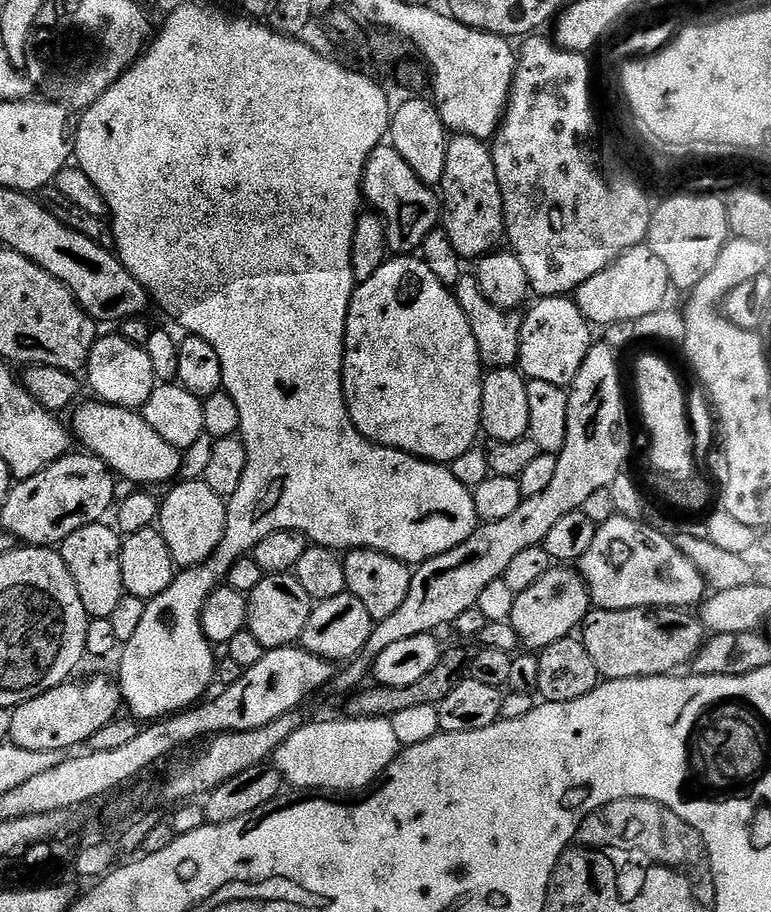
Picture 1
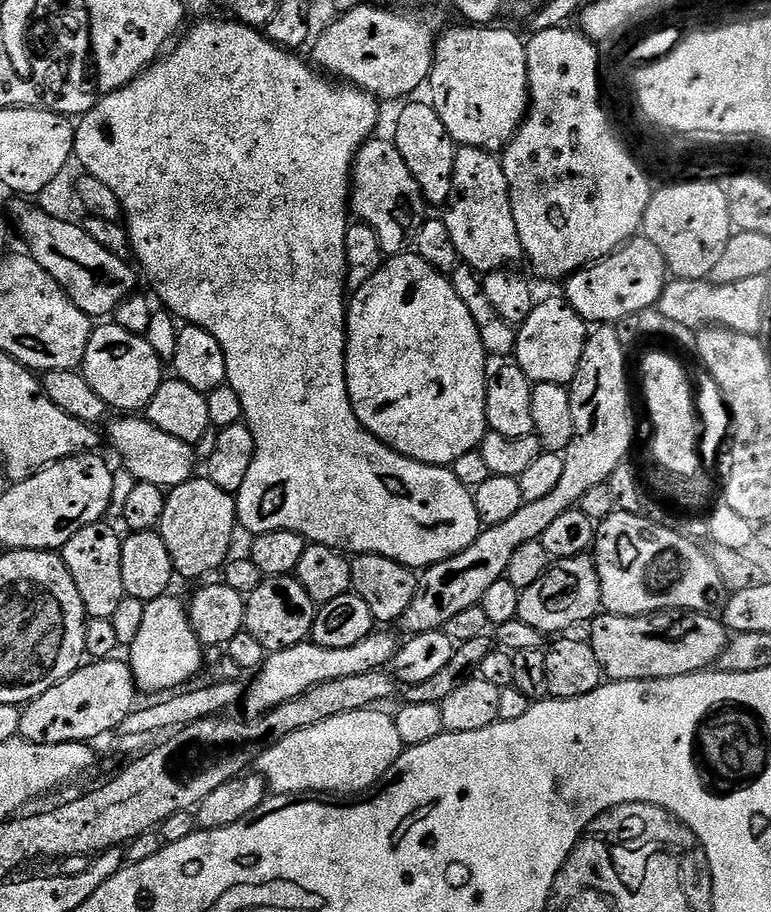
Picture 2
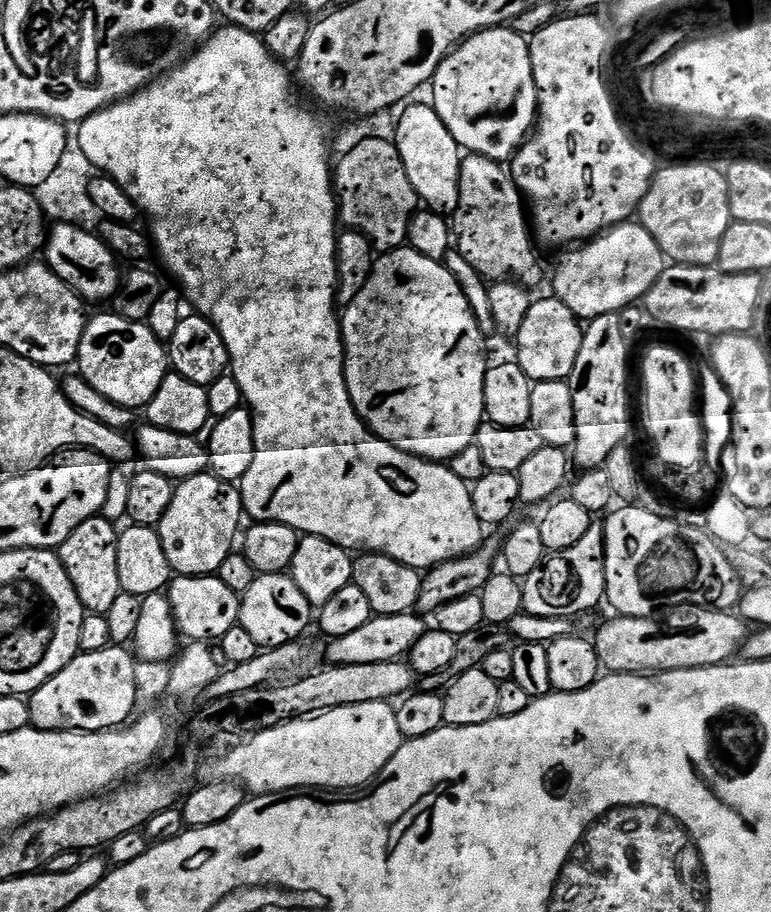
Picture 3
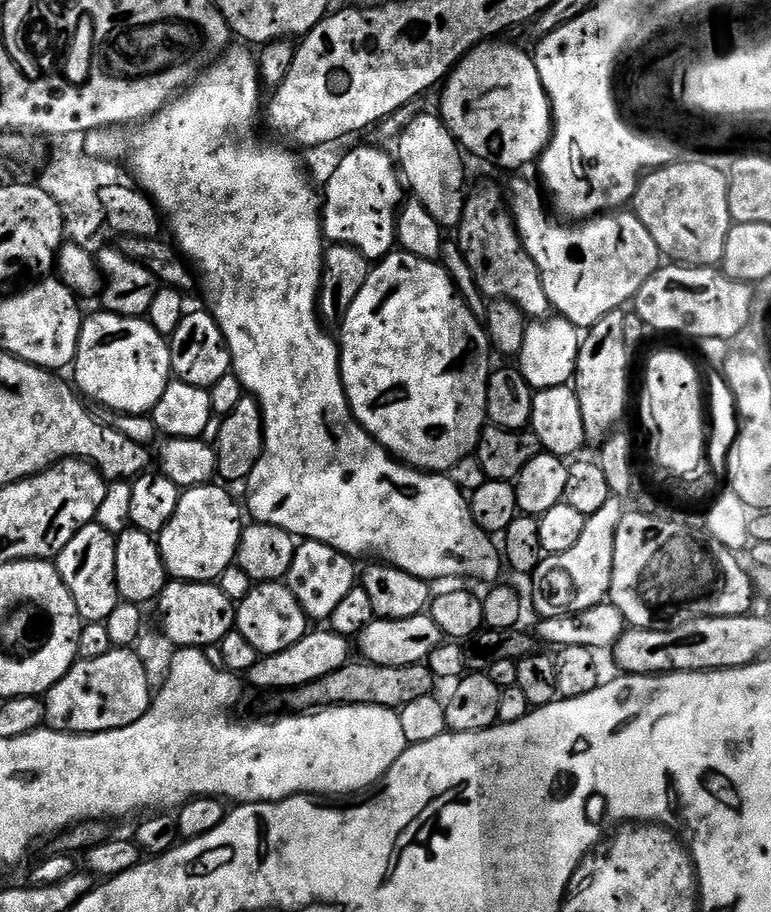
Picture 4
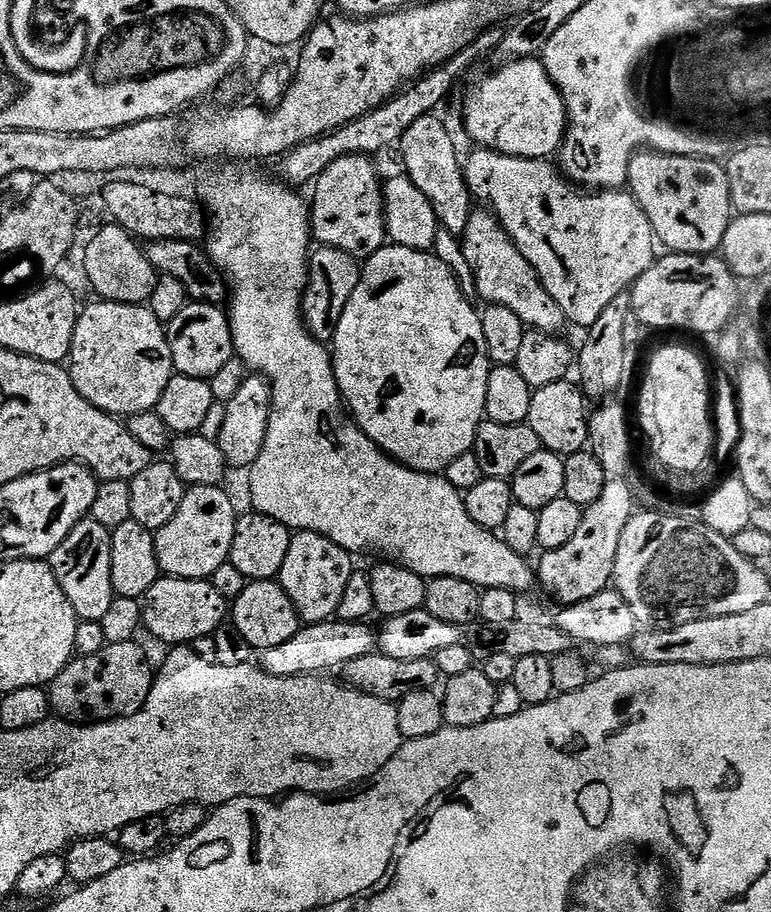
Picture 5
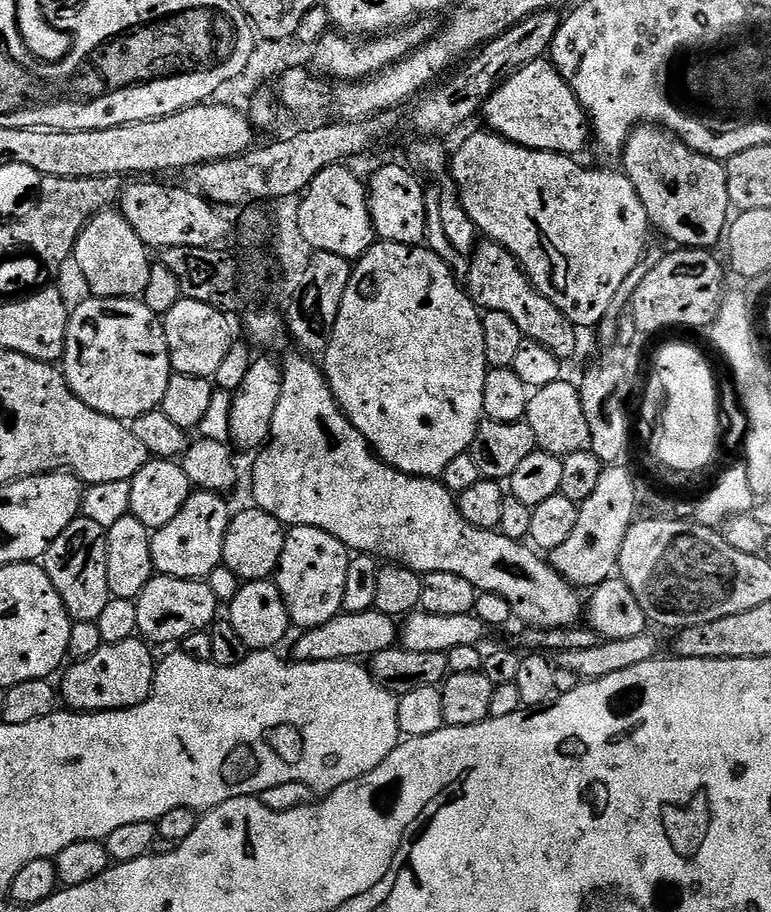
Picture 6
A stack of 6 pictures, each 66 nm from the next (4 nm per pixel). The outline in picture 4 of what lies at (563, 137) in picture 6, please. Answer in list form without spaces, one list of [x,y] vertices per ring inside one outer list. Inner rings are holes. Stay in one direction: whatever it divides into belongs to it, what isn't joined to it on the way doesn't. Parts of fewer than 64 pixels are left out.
[[[485,42],[473,48],[467,56],[464,56],[459,64],[448,73],[446,83],[443,85],[444,93],[440,96],[439,115],[442,117],[448,129],[452,132],[452,137],[460,145],[465,153],[473,152],[480,160],[489,160],[492,164],[497,164],[500,168],[524,168],[527,164],[535,165],[539,161],[540,155],[544,153],[544,148],[548,145],[548,139],[552,136],[552,107],[548,101],[546,90],[542,86],[542,78],[538,78],[535,59],[528,56],[520,48],[515,48],[512,44],[500,44],[504,42]]]

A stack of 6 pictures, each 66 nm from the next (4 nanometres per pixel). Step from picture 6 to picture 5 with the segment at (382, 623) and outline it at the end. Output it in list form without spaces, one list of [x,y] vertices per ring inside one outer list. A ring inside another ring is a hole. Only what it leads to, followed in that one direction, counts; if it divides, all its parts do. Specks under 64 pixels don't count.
[[[324,620],[321,624],[304,624],[282,646],[270,646],[258,656],[259,667],[266,669],[271,676],[294,678],[296,676],[315,676],[332,674],[342,670],[354,658],[366,658],[366,654],[377,651],[378,632],[368,622],[346,622],[345,620]]]

